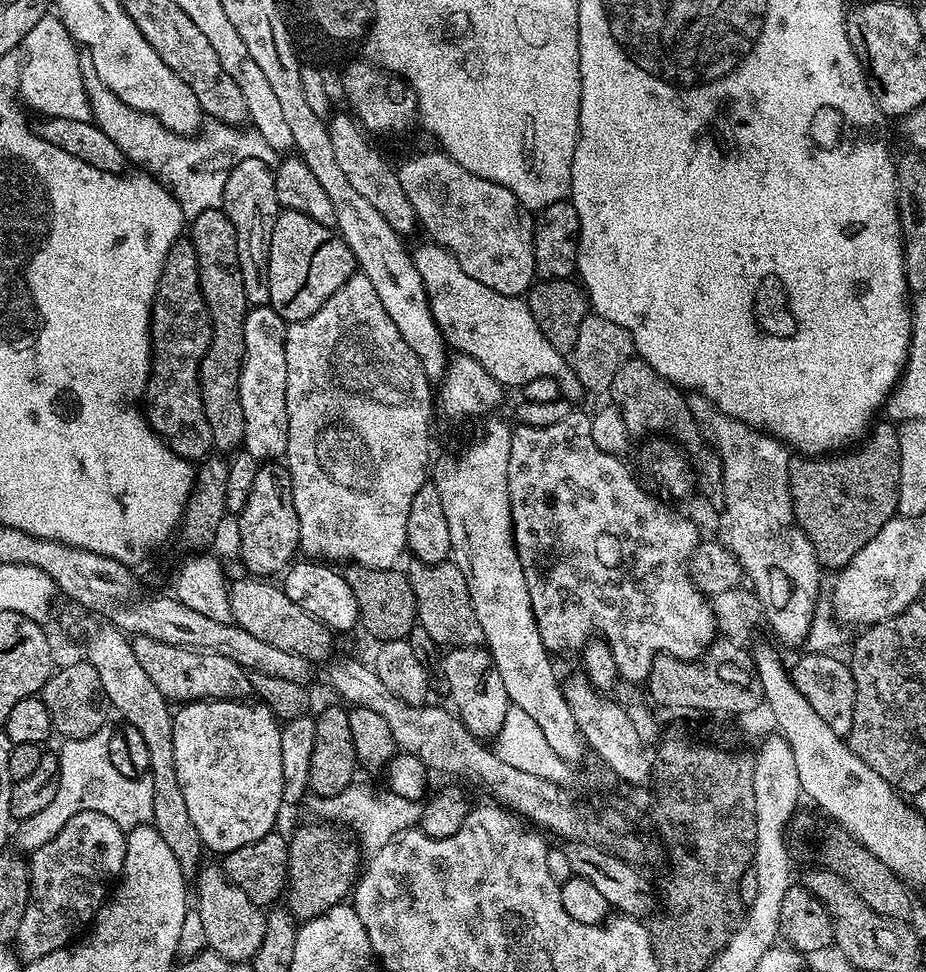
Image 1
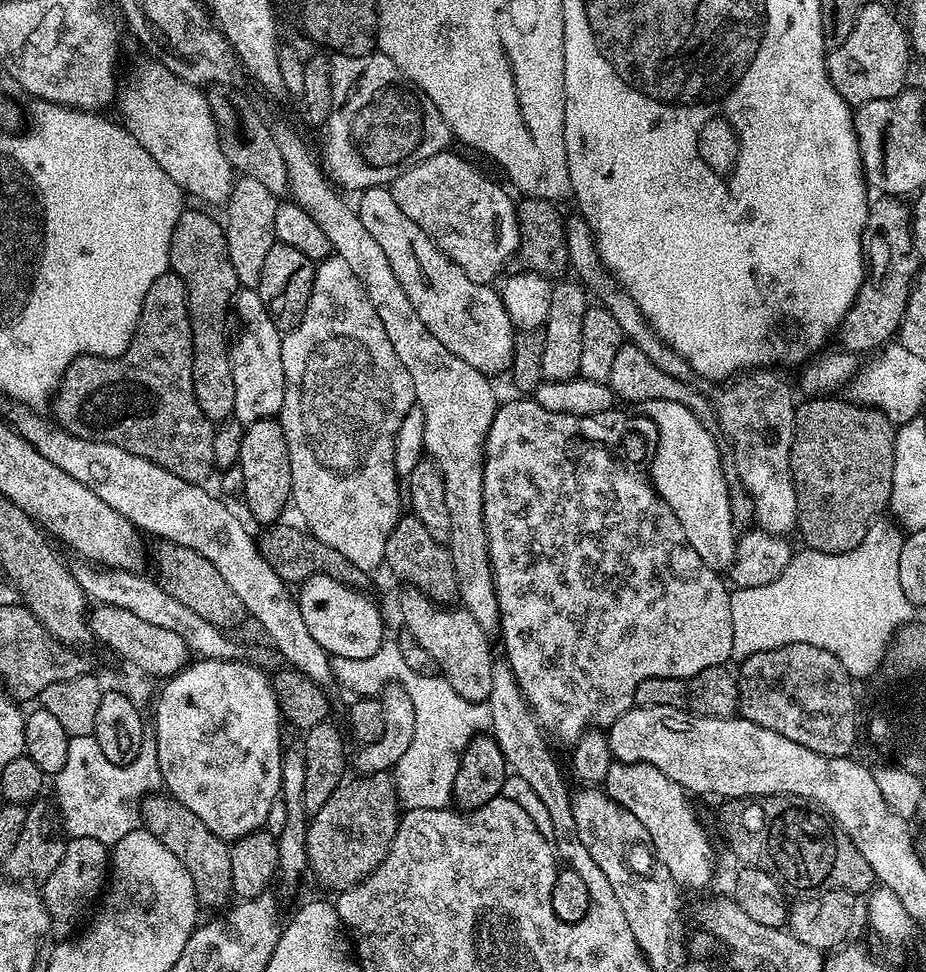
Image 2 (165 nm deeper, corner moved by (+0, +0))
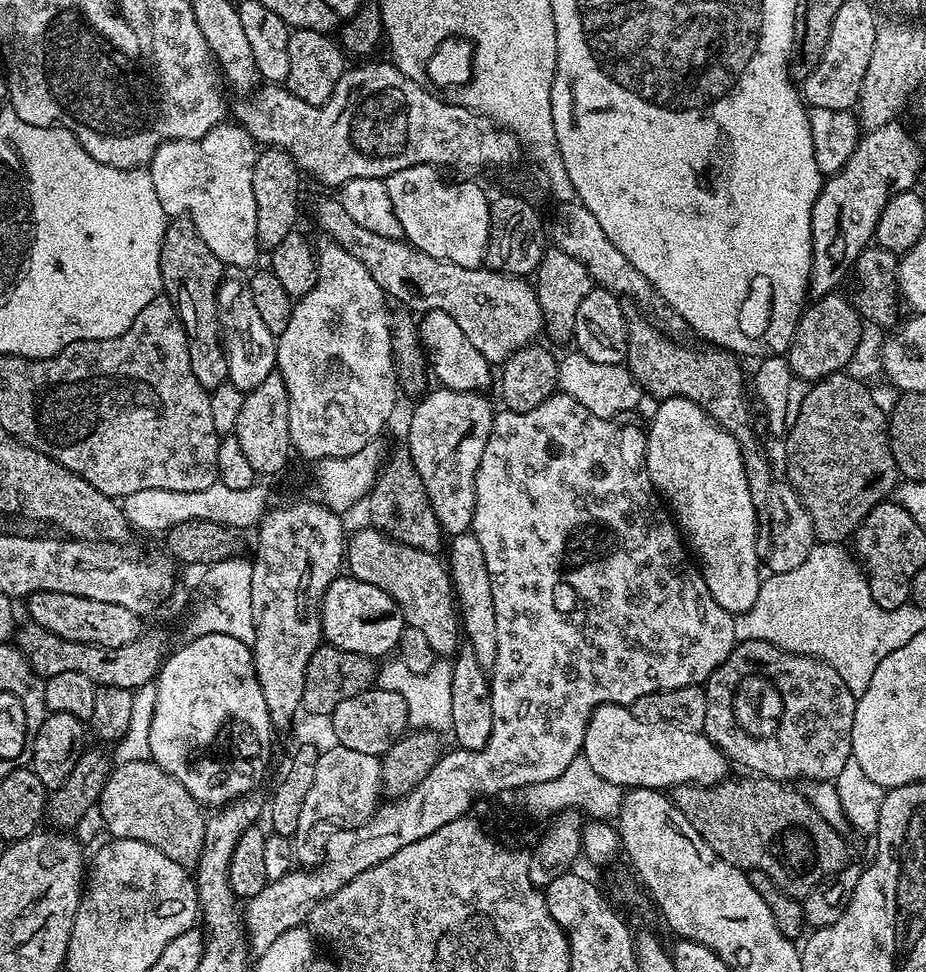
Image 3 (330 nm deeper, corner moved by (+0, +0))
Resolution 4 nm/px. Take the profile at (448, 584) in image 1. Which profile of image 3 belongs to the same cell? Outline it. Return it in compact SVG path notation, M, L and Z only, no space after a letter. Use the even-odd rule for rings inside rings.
M400 446L387 453L386 459L380 466L380 474L377 476L371 492L366 497L368 504L368 516L371 527L377 528L384 536L396 540L399 544L414 546L414 550L426 550L427 552L439 553L440 542L444 539L440 530L440 523L430 506L430 498L426 498L426 490L422 486L422 478L418 478L418 470L414 470L414 462L410 458L407 447Z

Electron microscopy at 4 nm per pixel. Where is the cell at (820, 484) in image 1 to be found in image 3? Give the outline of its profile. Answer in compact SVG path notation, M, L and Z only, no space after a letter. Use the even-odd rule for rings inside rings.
M847 371L836 372L825 380L811 385L802 402L801 413L792 428L787 429L784 444L784 460L788 463L786 479L794 486L802 506L810 514L814 534L822 544L839 544L847 541L868 517L874 506L885 503L895 493L900 471L896 468L894 454L888 441L888 417L880 409L872 392L856 376Z

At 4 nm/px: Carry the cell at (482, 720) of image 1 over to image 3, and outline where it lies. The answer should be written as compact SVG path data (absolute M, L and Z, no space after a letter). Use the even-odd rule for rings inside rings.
M365 526L347 537L346 568L356 580L370 582L370 586L386 590L386 594L398 602L405 625L422 630L437 657L451 657L461 647L462 620L458 615L452 577L445 561L437 553L414 550L414 546L399 544L389 536L382 535L377 528Z

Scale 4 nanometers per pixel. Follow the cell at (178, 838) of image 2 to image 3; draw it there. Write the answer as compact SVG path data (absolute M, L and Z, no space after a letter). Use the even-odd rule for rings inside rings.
M150 758L115 765L100 795L98 811L109 837L146 842L189 870L195 869L200 860L204 849L205 809L178 778L166 774Z

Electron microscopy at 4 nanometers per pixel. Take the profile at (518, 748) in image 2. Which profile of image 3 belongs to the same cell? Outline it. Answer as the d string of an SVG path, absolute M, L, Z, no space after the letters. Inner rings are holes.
M470 530L451 537L450 543L452 545L448 548L446 566L452 577L452 587L458 603L458 612L462 619L462 632L467 645L474 656L478 658L481 666L486 670L491 670L496 661L496 651L498 650L498 625L494 618L494 590L490 590L490 574L486 571L486 557L482 555L482 545L478 543L478 538Z

